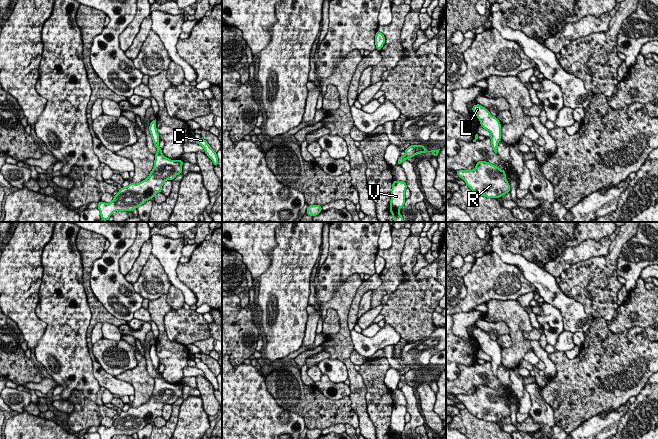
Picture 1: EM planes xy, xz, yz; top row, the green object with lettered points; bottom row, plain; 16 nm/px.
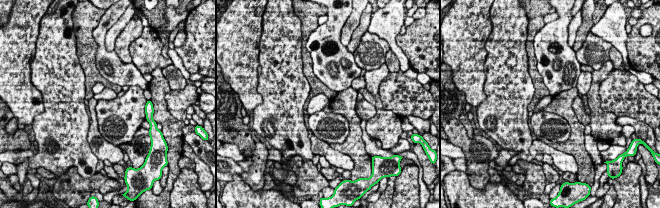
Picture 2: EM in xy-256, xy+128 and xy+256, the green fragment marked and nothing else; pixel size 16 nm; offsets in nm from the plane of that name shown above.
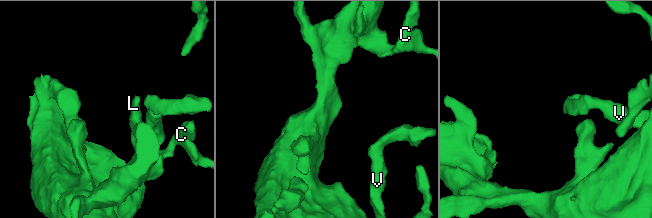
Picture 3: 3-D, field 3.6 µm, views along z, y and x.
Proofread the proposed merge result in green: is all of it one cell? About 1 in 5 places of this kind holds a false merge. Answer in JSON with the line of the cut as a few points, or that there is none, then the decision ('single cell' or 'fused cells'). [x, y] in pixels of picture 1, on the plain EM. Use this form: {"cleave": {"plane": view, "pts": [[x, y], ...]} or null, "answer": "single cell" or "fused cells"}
{"cleave": null, "answer": "single cell"}

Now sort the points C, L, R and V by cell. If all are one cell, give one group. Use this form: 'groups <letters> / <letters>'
groups C L R V

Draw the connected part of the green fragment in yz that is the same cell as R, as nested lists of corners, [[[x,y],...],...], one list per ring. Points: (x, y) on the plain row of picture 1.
[[[480,384],[473,394],[458,394],[456,398],[480,420],[498,423],[511,415],[505,393],[501,395],[498,390],[486,385]]]

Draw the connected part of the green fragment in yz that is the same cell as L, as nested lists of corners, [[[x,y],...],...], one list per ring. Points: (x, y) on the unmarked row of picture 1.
[[[476,328],[472,331],[472,335],[476,338],[480,345],[480,349],[491,357],[489,361],[491,363],[491,369],[493,375],[497,377],[498,367],[501,364],[501,347],[490,338],[490,336],[480,328]]]

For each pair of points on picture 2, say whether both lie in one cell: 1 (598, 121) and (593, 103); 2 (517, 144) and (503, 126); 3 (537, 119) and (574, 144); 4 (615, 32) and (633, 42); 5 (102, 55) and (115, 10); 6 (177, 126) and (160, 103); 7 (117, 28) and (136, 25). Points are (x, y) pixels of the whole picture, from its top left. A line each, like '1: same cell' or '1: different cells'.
1: same cell
2: same cell
3: different cells
4: different cells
5: same cell
6: same cell
7: different cells

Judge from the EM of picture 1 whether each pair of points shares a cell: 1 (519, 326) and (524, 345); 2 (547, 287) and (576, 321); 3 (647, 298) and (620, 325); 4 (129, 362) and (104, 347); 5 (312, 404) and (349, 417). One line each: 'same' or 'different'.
1: same
2: same
3: same
4: same
5: same

